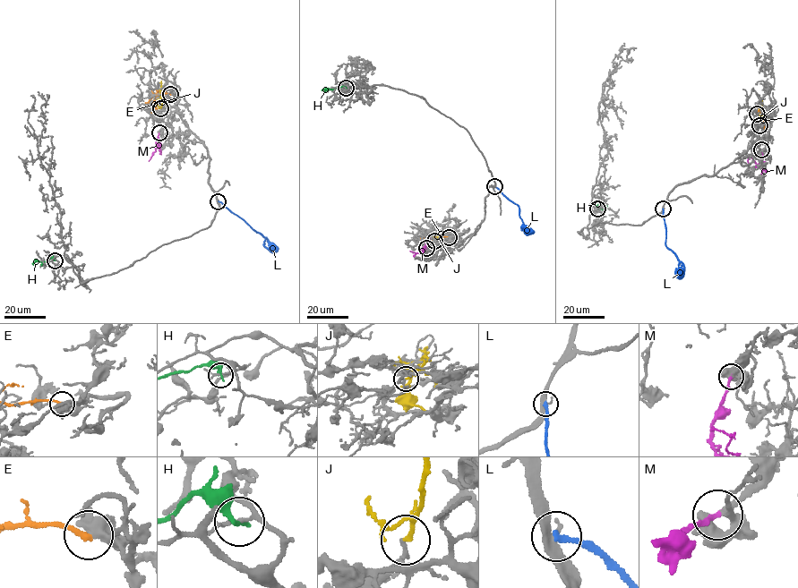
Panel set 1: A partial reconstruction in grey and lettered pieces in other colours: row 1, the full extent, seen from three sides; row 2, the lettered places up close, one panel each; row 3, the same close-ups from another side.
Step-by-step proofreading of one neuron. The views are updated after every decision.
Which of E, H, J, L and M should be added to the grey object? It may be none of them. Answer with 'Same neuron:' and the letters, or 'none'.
Same neuron: M

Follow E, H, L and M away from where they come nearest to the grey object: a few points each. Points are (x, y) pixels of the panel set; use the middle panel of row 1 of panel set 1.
E: (449, 237), (434, 237), (427, 244), (421, 243)
H: (346, 88), (321, 90)
L: (494, 186), (518, 205), (527, 232), (522, 226), (522, 230)
M: (426, 249), (421, 251), (429, 238), (425, 241)

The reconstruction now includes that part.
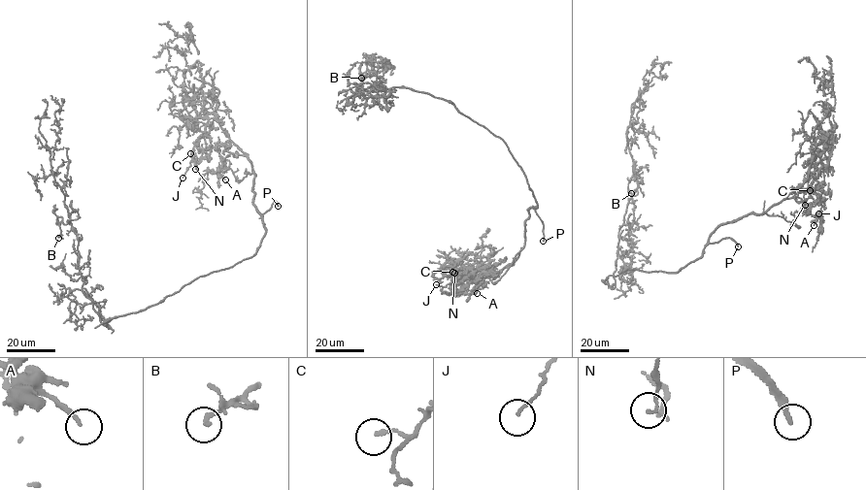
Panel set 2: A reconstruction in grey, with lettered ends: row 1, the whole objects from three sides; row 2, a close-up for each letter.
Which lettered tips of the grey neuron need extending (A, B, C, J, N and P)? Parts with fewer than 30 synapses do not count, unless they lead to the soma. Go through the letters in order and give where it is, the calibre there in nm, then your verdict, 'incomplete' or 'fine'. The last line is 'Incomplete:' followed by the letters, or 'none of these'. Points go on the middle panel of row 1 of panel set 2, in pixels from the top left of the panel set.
A: (477, 293) | 150 nm | incomplete
B: (361, 78) | 170 nm | incomplete
C: (452, 272) | 130 nm | fine
J: (436, 284) | 110 nm | fine
N: (454, 273) | 110 nm | fine
P: (543, 241) | 240 nm | incomplete
Incomplete: A, B, P

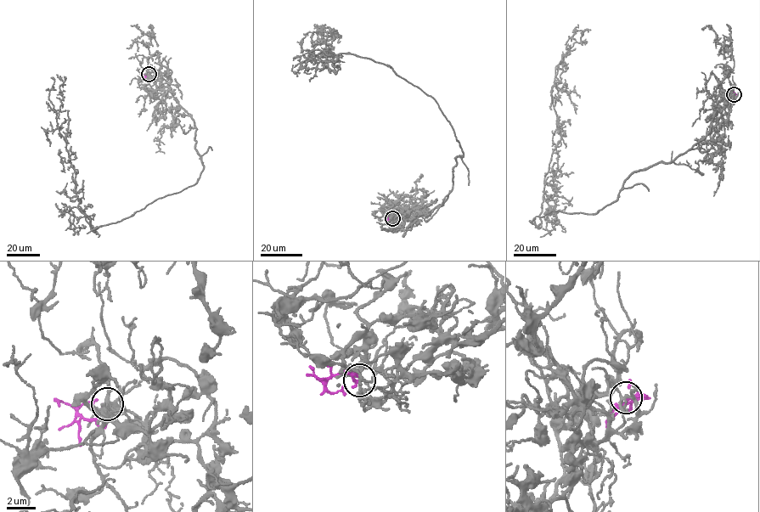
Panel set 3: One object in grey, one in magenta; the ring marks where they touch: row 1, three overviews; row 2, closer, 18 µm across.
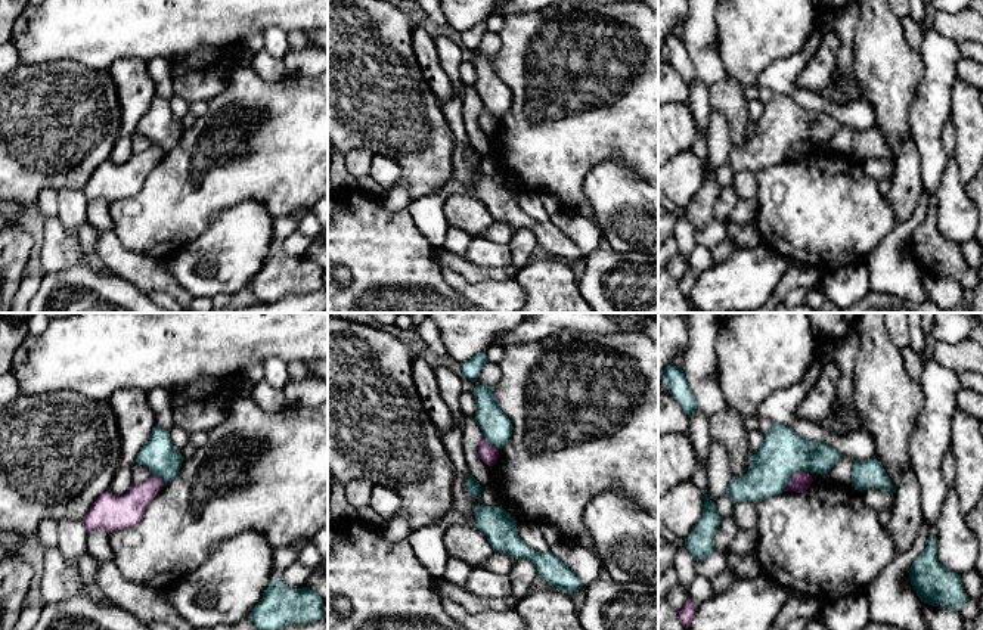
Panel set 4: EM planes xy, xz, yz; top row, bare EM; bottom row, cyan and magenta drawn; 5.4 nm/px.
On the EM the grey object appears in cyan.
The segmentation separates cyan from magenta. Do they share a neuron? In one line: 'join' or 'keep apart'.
keep apart

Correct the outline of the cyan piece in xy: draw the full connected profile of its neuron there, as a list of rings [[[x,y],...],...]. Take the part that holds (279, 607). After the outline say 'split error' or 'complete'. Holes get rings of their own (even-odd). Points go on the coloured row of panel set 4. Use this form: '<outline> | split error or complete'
[[[273,577],[249,617],[258,630],[280,630],[291,623],[307,623],[323,618],[323,599],[308,587],[289,589]]] | complete

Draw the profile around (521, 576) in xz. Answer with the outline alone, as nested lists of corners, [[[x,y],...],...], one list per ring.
[[[520,559],[508,574],[512,584],[512,596],[521,599],[531,592],[533,580],[536,578],[536,567],[528,559]]]

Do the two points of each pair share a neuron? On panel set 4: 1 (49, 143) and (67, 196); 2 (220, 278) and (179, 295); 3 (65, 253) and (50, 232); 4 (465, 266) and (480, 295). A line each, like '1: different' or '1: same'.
1: different
2: different
3: same
4: different

